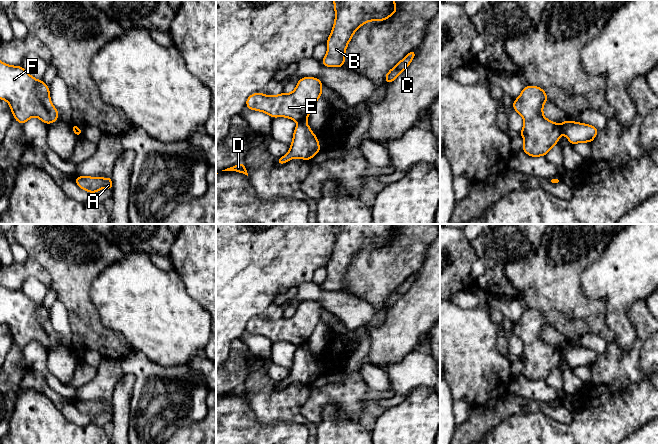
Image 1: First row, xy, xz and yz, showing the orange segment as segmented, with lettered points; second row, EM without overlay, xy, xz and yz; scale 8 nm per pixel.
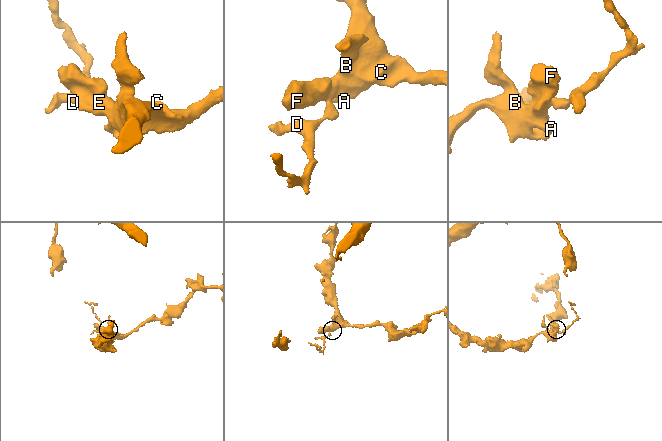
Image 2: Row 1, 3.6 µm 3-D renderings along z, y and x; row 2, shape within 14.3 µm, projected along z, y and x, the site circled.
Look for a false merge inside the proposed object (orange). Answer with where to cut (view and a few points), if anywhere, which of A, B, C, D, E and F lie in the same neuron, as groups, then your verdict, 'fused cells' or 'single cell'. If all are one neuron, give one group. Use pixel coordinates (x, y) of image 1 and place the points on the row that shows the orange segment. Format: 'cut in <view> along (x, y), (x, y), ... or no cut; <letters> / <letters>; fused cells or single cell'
cut in xz along (298, 121), (305, 122); A B C E F / D; fused cells

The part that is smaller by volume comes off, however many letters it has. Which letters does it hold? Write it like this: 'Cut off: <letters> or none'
Cut off: D

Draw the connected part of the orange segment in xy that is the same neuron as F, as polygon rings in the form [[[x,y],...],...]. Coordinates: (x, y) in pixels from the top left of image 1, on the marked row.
[[[0,61],[0,99],[10,105],[14,119],[21,125],[31,117],[38,117],[43,123],[51,124],[57,121],[59,111],[52,105],[48,86],[28,74],[22,66],[11,66]]]

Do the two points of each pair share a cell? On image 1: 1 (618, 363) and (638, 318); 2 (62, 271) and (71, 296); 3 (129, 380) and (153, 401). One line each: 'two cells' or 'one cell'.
1: one cell
2: one cell
3: two cells

